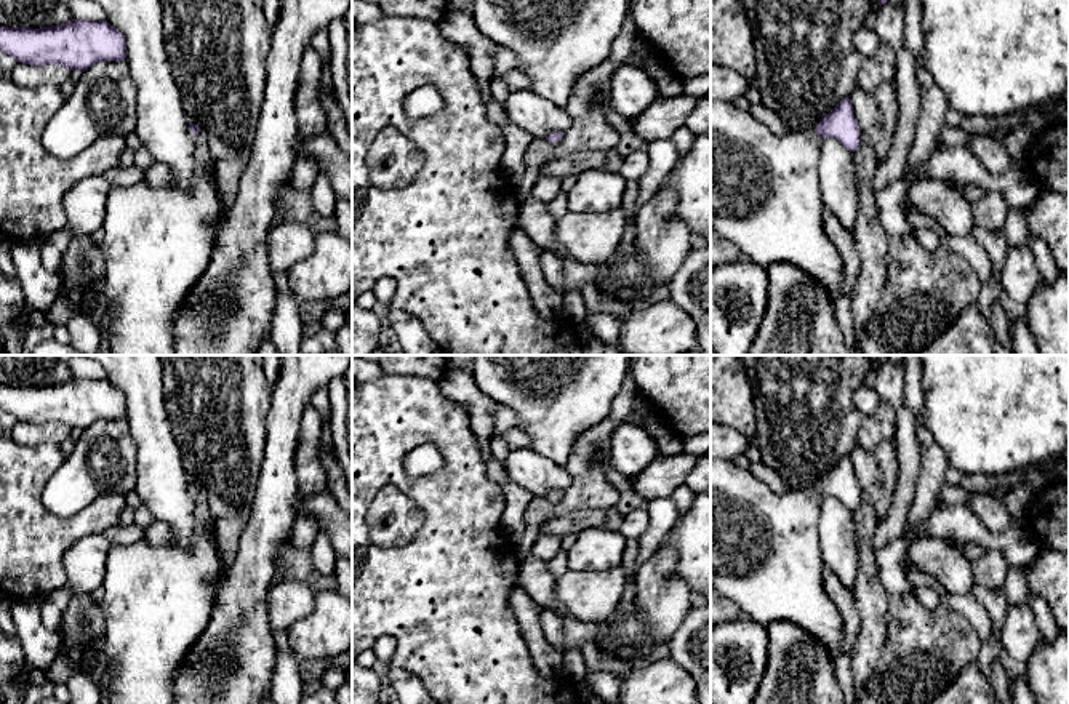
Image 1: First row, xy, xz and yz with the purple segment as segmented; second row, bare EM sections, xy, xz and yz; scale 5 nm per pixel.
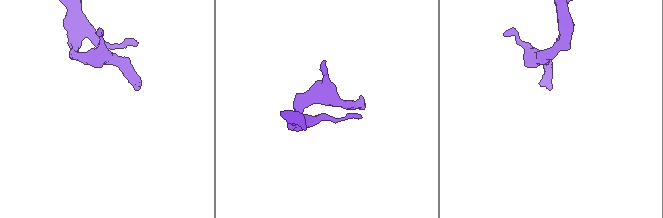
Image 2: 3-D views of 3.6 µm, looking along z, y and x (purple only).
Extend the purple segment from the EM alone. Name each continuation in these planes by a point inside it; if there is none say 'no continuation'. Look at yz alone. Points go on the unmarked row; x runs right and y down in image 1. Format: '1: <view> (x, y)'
1: yz (765, 559)

